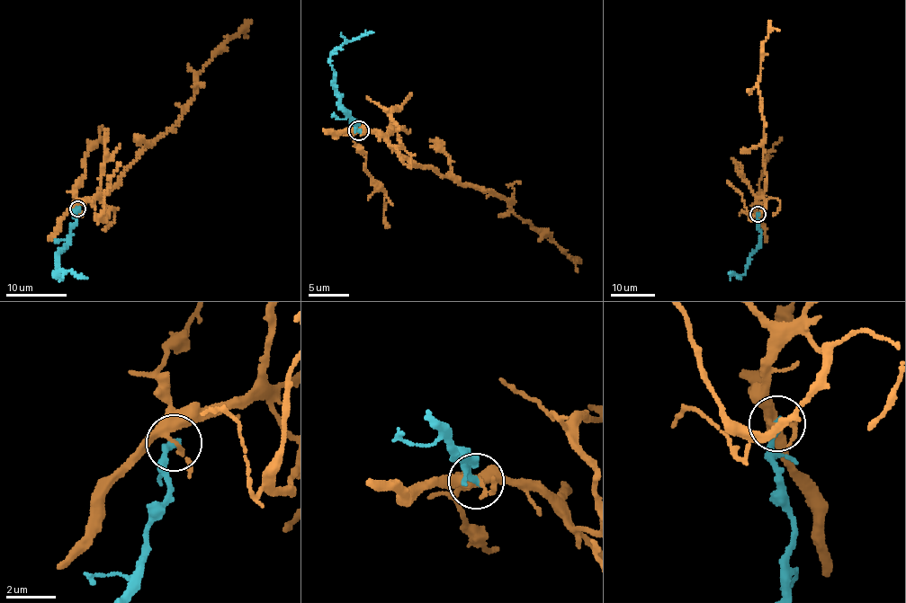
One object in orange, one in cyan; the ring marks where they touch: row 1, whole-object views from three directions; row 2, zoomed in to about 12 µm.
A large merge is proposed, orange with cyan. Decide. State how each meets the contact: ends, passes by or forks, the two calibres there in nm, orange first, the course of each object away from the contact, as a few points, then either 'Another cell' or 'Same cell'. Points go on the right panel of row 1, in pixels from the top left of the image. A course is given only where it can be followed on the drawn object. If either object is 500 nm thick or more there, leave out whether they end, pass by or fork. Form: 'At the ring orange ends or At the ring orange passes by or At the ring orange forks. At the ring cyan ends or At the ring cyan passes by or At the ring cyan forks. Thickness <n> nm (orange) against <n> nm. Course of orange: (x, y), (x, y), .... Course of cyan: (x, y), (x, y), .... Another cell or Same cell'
At the ring orange forks. At the ring cyan ends. Thickness 240 nm (orange) against 300 nm. Course of orange: (757, 214), (757, 200), (766, 180), (765, 120), (757, 82), (762, 44), (771, 27), (779, 31). Course of cyan: (757, 214), (759, 245), (750, 255), (743, 274), (730, 273). Another cell

